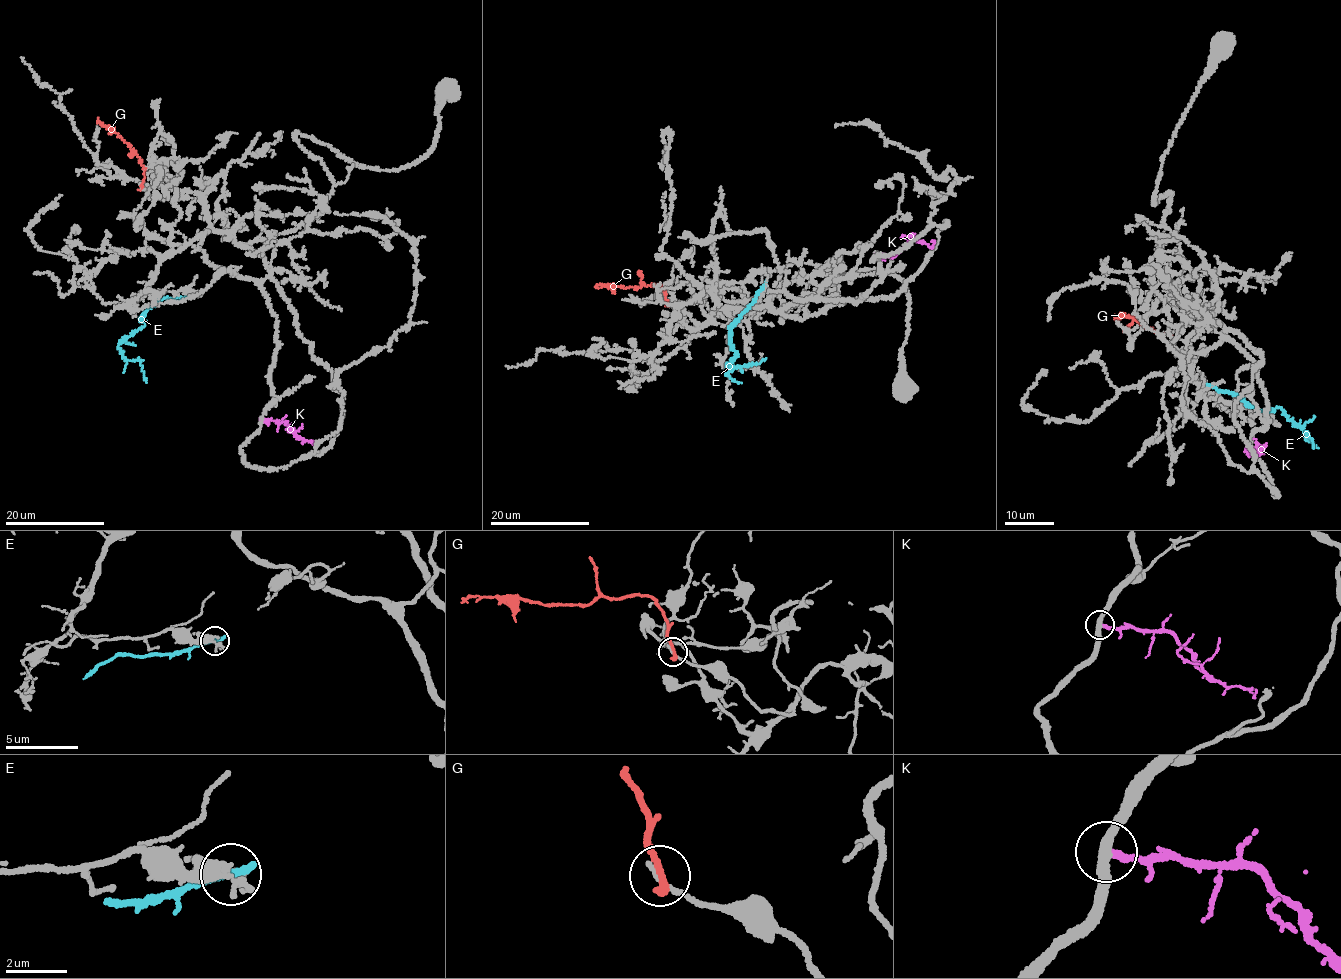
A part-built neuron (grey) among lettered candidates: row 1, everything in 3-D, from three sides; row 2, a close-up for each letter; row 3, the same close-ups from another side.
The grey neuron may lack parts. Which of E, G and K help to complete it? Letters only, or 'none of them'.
none of them

